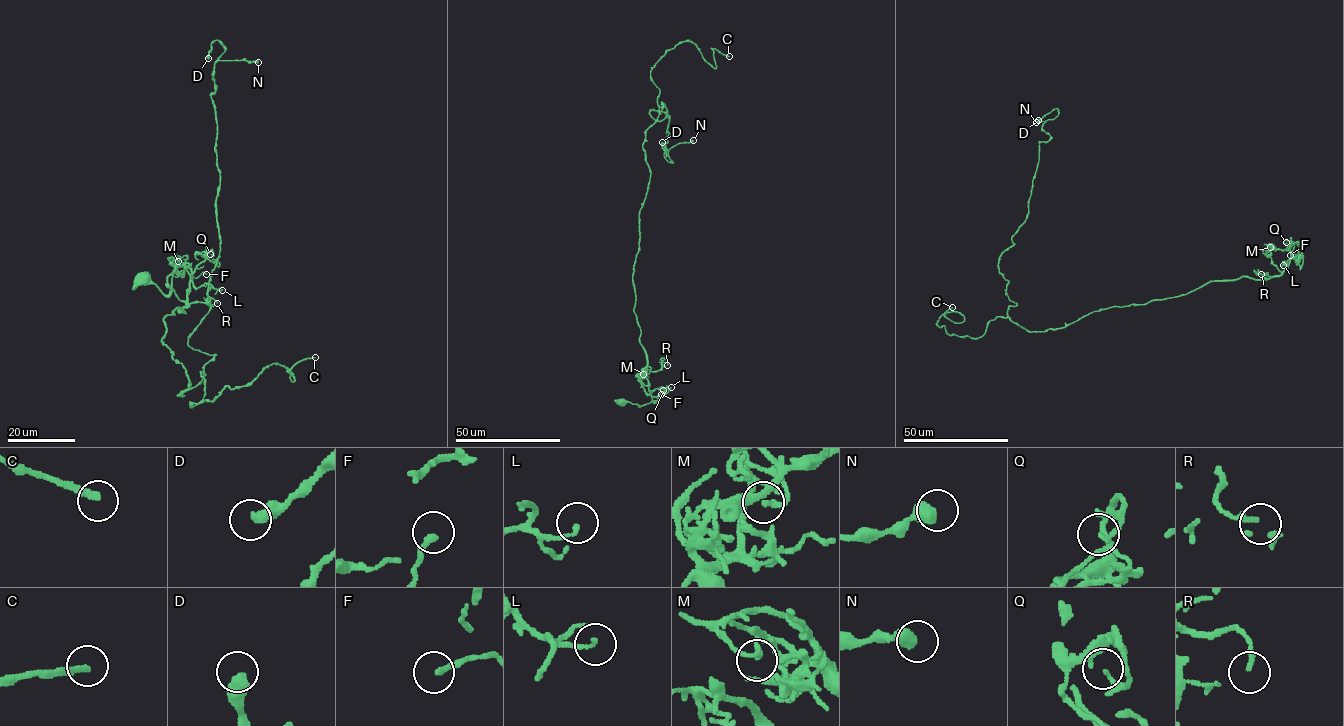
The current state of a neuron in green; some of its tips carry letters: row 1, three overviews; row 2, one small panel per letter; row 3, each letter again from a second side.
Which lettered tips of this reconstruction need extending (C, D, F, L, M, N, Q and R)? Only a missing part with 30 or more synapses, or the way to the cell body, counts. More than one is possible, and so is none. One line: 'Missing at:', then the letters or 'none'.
Missing at: C

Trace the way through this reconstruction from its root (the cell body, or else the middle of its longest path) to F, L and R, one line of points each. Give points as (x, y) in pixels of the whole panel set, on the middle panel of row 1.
F: (621, 403), (629, 402), (640, 406), (657, 400), (661, 394)
L: (621, 403), (629, 402), (640, 406), (652, 401), (651, 393), (654, 389), (671, 387)
R: (621, 403), (629, 402), (639, 406), (649, 403), (652, 396), (646, 375), (658, 371), (662, 362), (667, 365)

